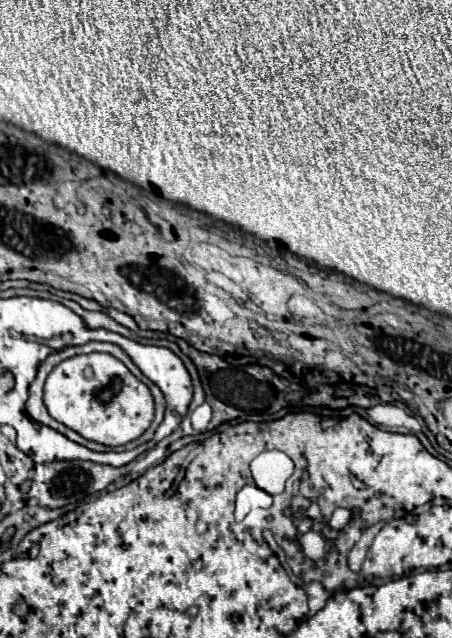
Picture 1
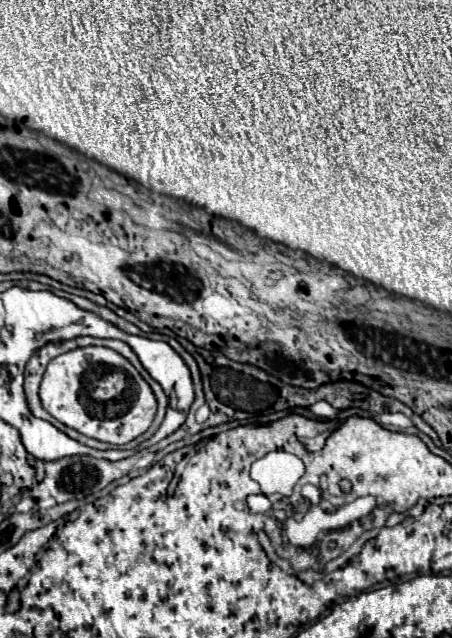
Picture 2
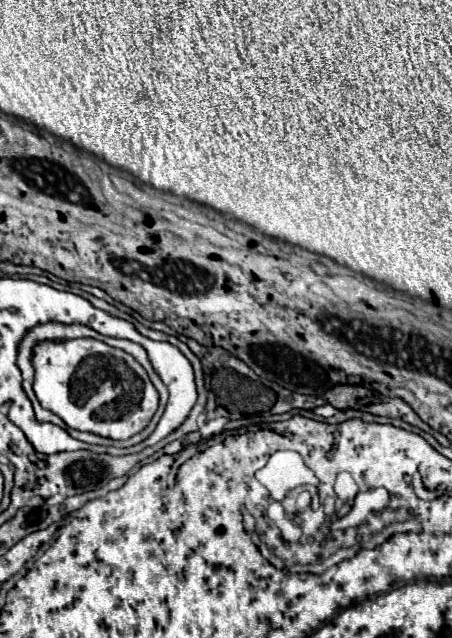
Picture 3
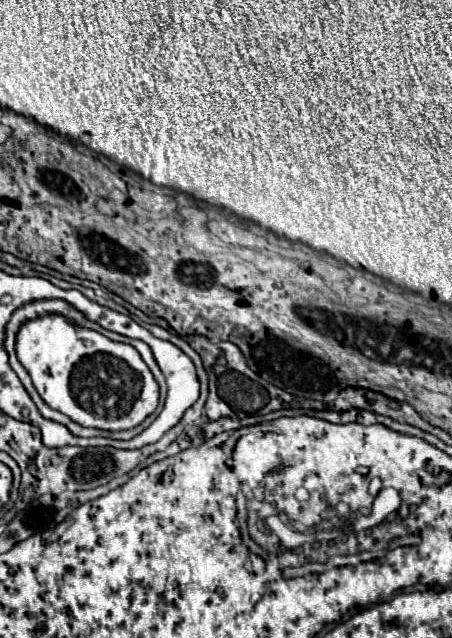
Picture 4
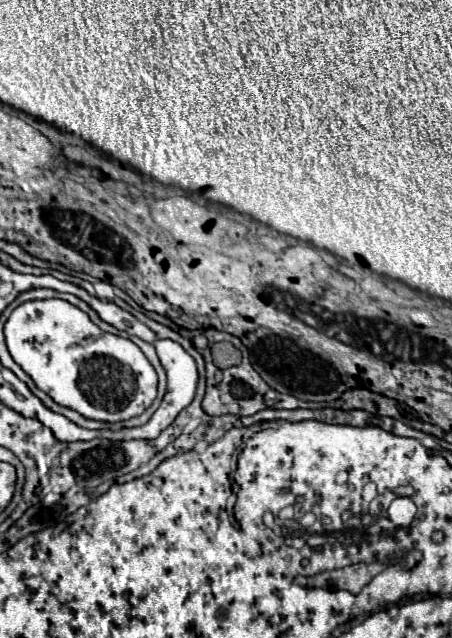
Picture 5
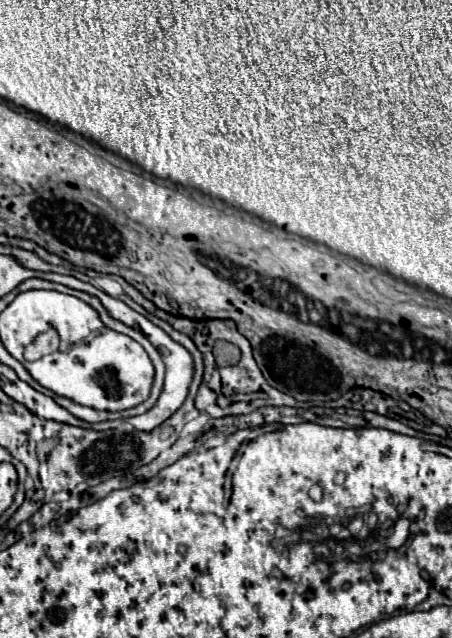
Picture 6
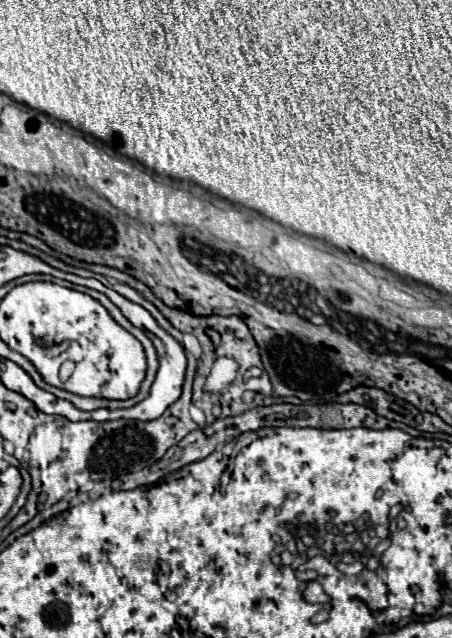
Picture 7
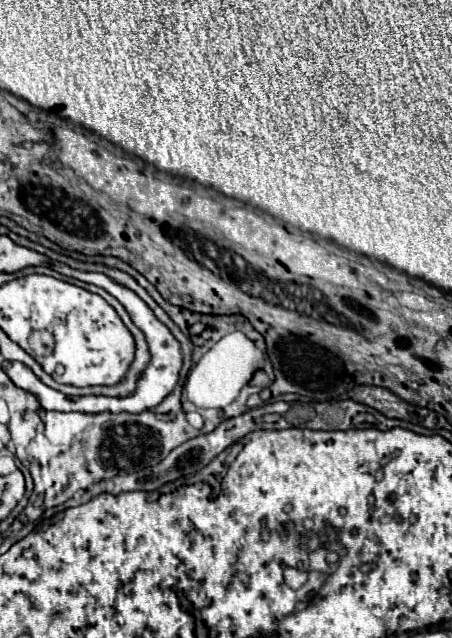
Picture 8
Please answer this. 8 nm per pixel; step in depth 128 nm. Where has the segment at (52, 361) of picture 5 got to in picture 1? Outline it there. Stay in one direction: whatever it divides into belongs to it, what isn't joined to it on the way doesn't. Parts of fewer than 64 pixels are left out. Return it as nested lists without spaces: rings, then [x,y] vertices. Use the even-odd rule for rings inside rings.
[[[104,352],[78,354],[54,366],[44,384],[44,404],[52,418],[80,436],[110,448],[136,440],[154,418],[154,400],[148,386],[118,358]]]

